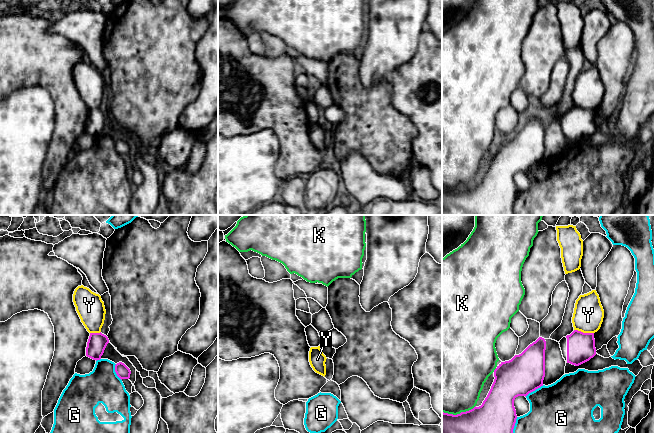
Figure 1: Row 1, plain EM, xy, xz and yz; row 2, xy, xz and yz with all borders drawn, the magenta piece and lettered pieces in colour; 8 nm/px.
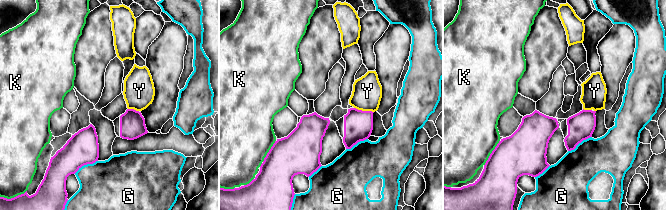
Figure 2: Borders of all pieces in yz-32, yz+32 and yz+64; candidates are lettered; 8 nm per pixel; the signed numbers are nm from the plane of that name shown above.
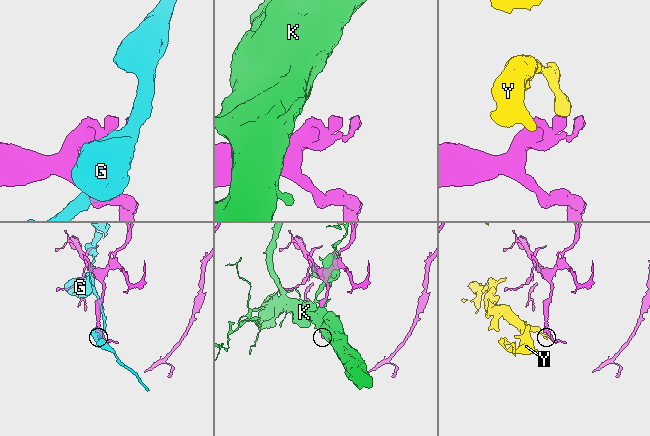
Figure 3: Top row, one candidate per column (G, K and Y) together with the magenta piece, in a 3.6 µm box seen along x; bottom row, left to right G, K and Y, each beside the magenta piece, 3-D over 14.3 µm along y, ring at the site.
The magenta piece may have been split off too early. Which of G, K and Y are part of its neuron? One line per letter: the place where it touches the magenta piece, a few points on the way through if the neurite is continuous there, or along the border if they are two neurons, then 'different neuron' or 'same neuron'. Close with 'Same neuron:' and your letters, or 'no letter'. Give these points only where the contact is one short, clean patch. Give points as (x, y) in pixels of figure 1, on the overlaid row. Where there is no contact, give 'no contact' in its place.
G: contact yz (534, 390); different neuron
K: contact yz (458, 414); different neuron
Y: contact yz (584, 333); border yz (574, 329), (593, 333); different neuron
Same neuron: no letter

